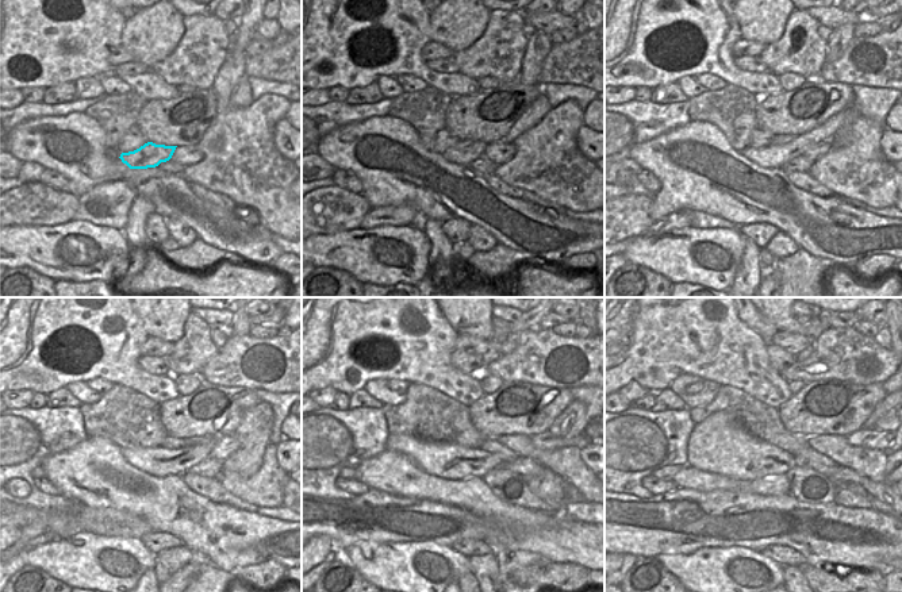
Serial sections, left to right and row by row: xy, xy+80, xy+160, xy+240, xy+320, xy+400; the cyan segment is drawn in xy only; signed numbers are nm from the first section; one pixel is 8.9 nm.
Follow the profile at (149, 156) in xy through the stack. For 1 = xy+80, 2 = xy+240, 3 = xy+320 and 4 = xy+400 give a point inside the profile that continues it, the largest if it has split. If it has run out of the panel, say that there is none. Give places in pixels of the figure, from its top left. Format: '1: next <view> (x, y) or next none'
1: next xy+80 (464, 152)
2: next xy+240 (196, 439)
3: next xy+320 (567, 462)
4: next xy+400 (870, 462)

